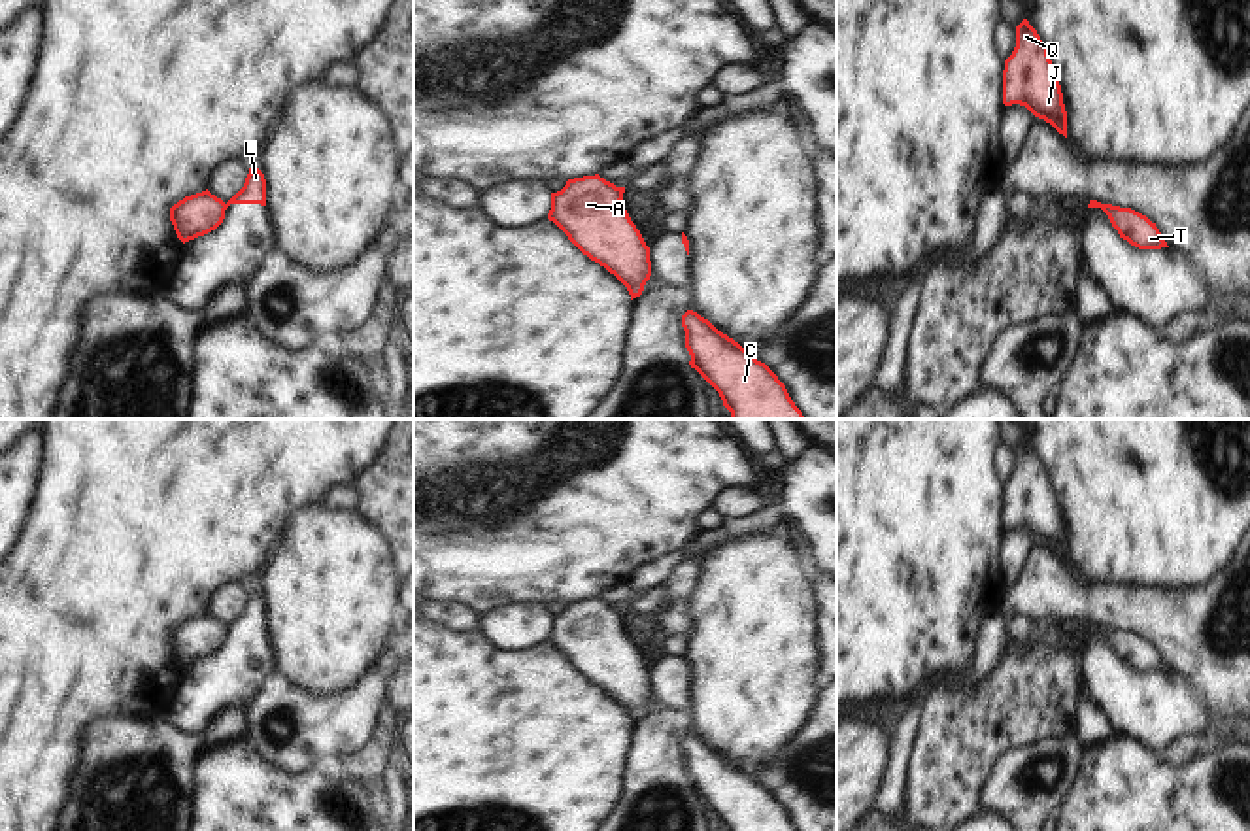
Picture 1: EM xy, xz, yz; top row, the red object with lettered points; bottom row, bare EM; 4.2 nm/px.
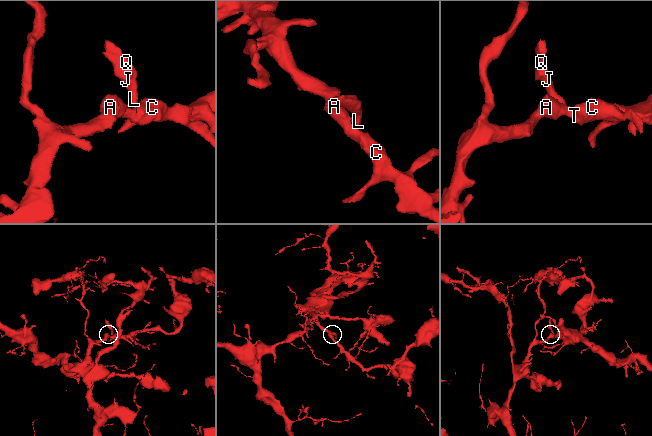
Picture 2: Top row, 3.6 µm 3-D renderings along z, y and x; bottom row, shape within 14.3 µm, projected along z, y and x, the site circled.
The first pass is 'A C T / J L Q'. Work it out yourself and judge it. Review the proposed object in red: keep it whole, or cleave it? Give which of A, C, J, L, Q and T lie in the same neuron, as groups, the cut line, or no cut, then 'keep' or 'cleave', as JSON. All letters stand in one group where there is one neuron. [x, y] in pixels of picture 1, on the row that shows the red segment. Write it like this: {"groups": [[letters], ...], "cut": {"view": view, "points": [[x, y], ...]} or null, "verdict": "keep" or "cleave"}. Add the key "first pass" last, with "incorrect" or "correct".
{"groups": [["A", "C", "T"], ["J", "L", "Q"]], "cut": {"view": "yz", "points": [[1099, 203], [1090, 204]]}, "verdict": "cleave", "first pass": "correct"}

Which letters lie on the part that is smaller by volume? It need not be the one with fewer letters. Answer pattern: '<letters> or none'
J, L, Q

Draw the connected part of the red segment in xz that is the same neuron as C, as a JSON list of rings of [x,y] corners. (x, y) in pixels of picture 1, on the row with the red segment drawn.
[[[693,310],[682,327],[691,368],[719,393],[731,419],[804,419],[778,376],[738,342]]]

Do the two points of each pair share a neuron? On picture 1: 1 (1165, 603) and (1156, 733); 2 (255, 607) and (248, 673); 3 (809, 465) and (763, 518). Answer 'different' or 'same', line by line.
1: different
2: same
3: same

